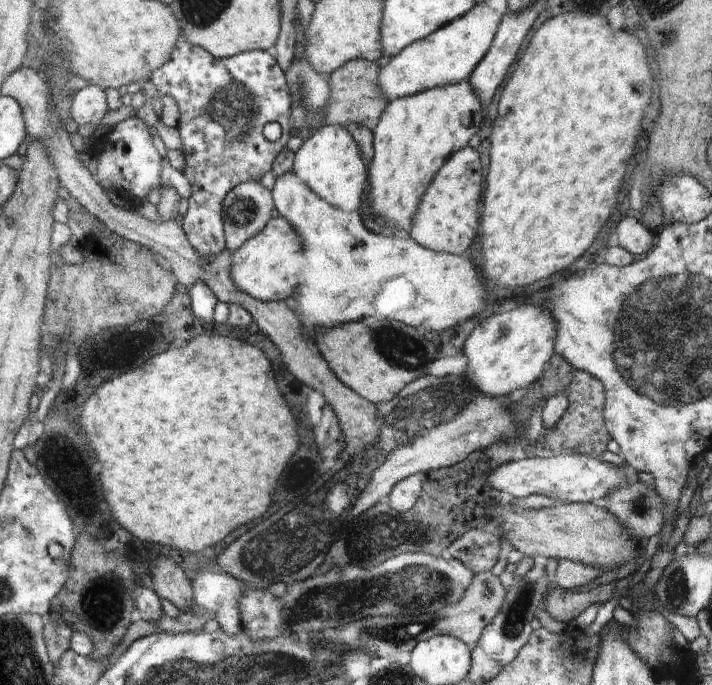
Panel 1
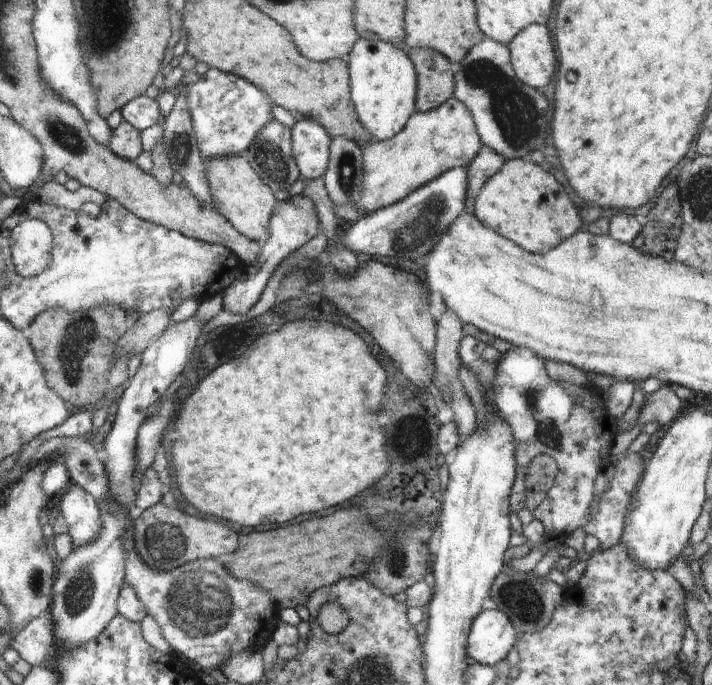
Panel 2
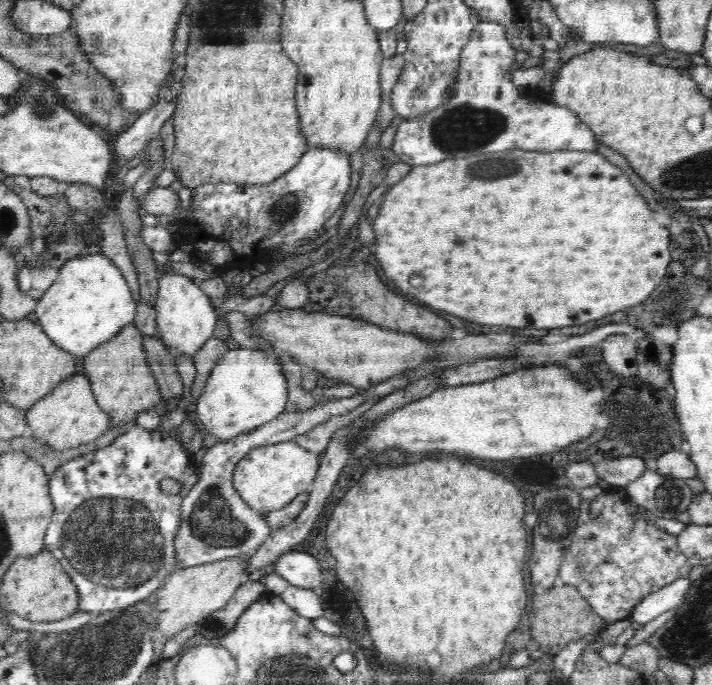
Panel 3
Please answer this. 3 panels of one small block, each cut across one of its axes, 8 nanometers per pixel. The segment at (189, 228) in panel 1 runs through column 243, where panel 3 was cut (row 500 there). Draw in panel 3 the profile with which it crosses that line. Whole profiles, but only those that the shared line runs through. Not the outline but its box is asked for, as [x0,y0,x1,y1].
[43,425,200,616]

